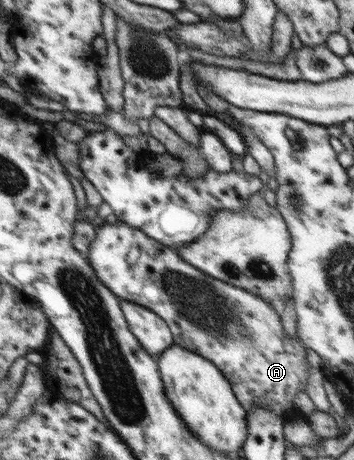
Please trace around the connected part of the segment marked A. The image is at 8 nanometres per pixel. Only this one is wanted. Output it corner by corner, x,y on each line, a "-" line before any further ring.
109,219
106,224
95,225
96,234
90,243
88,255
94,272
120,301
143,305
157,316
163,317
173,333
174,344
191,352
205,356
218,365
233,385
234,394
246,408
247,413
254,411
254,405
266,405
271,413
285,417
287,411
296,408
293,399
299,391
306,391
310,364
306,360
306,348
299,339
286,336
278,315
267,301
253,292
215,279
215,276
195,268
178,252
156,239
151,239
146,232
131,227
118,219

